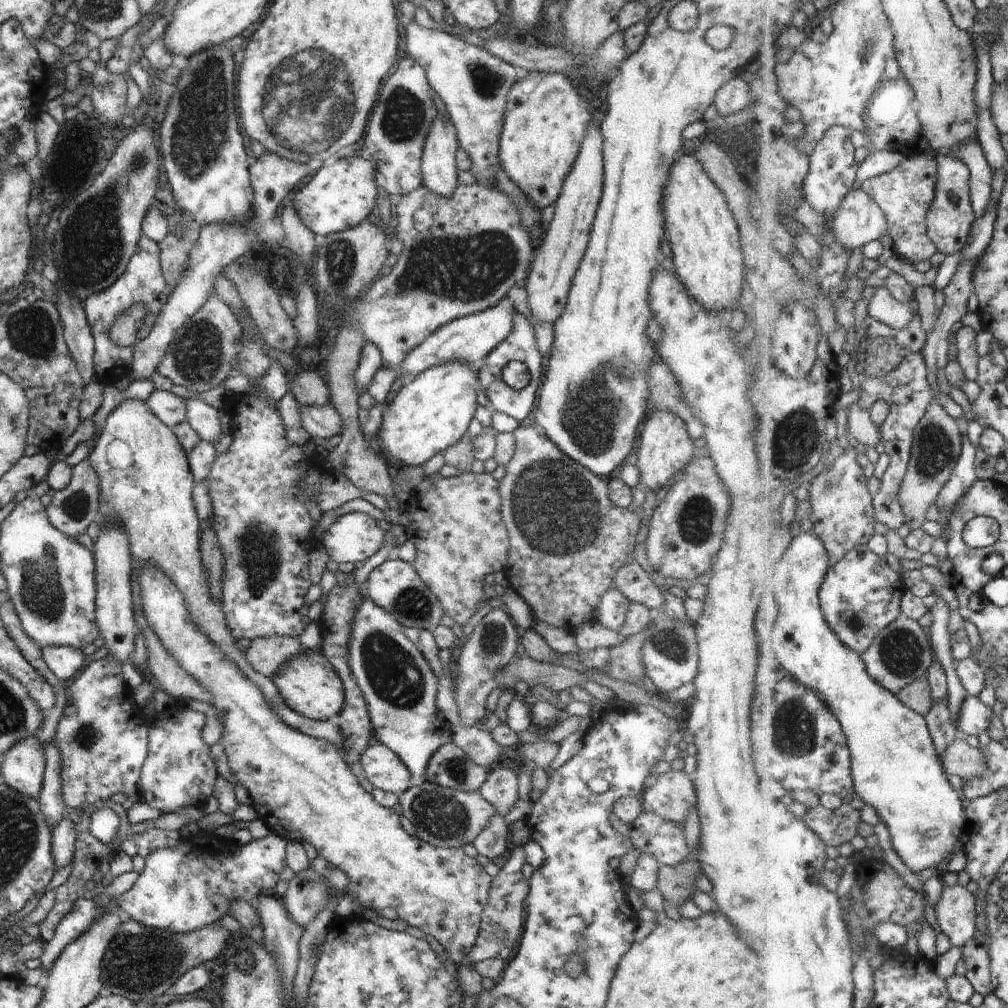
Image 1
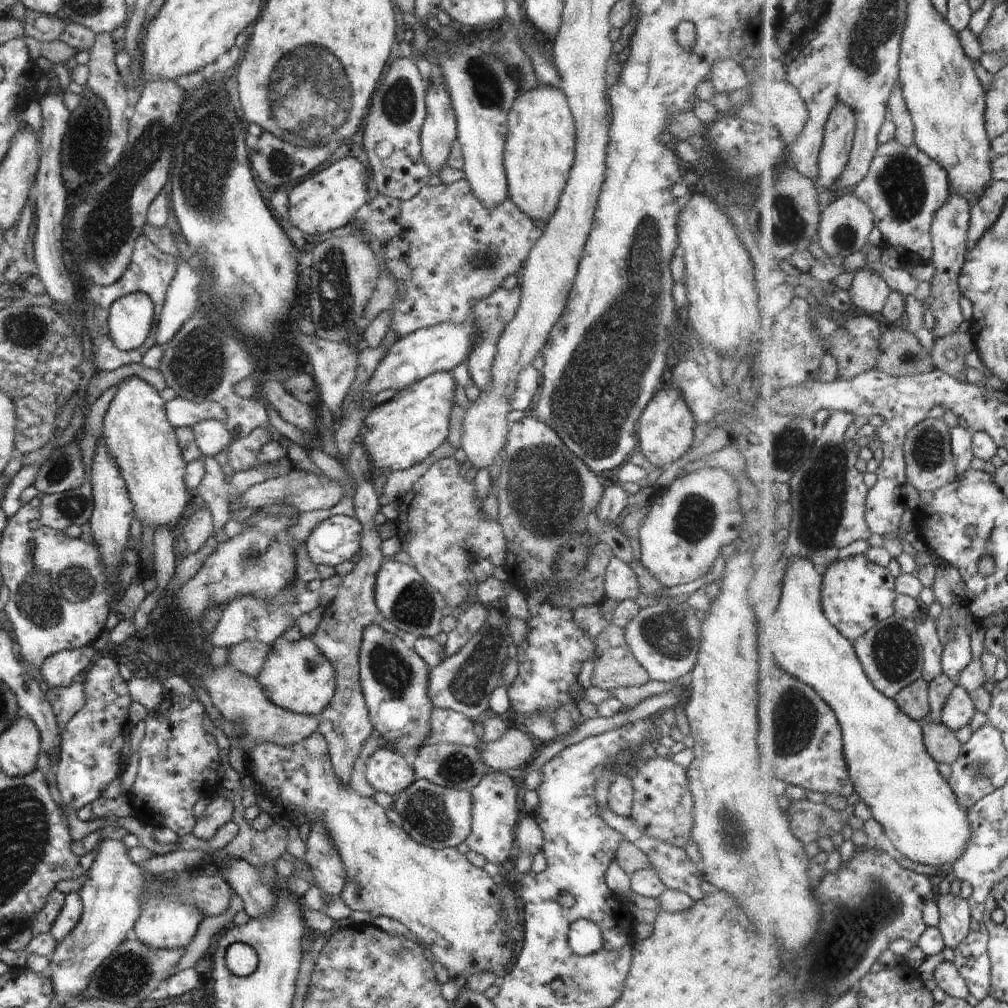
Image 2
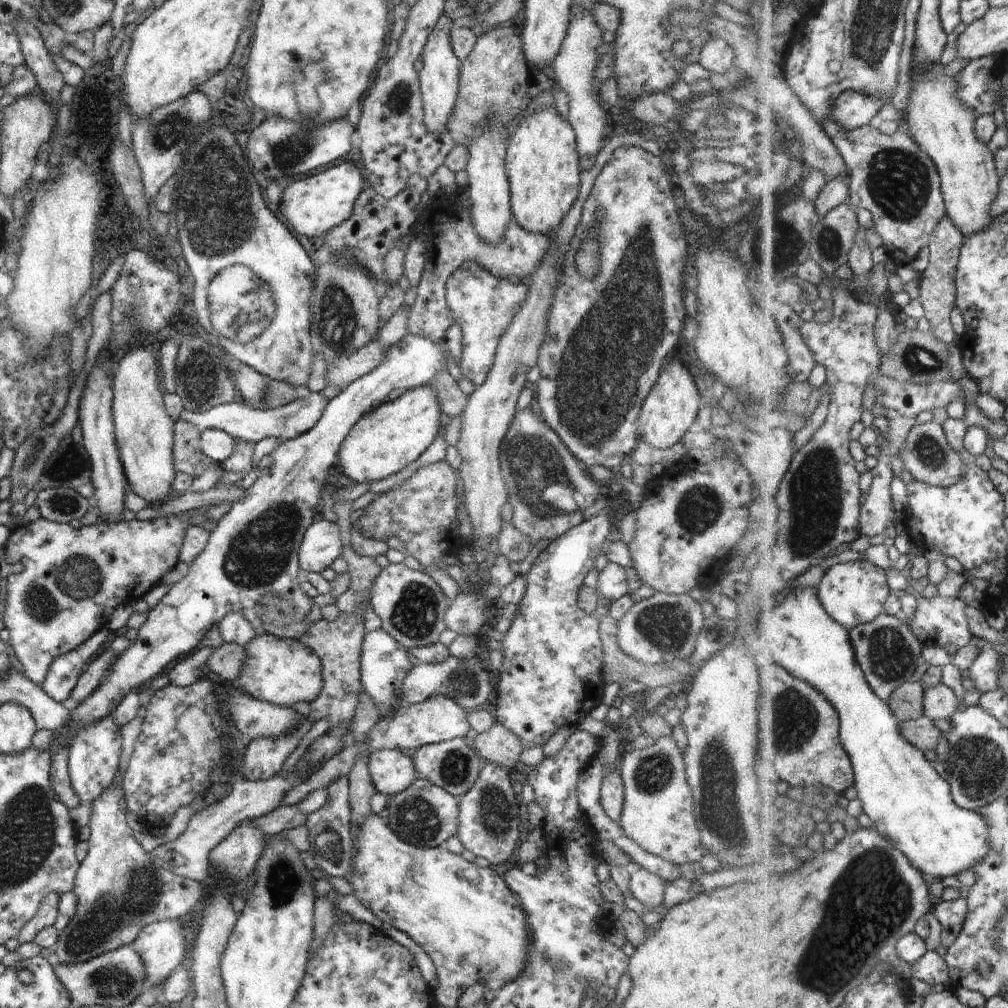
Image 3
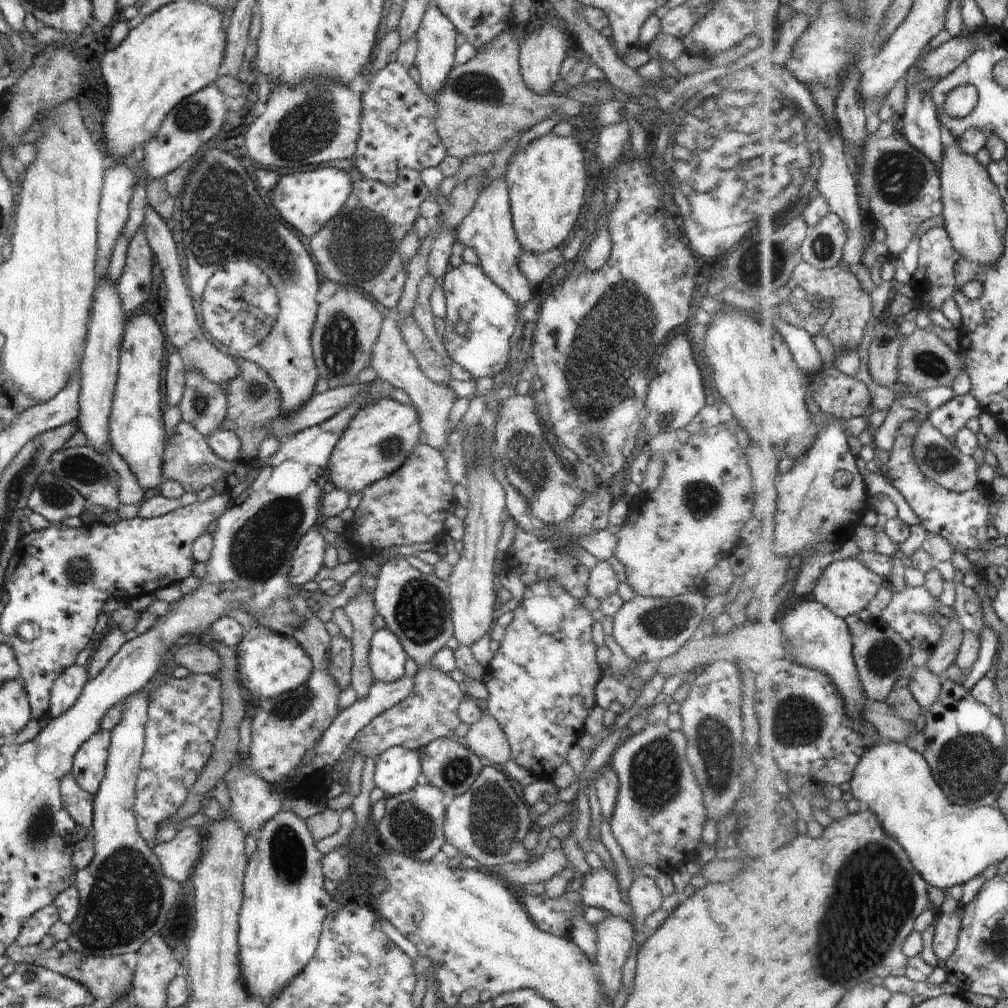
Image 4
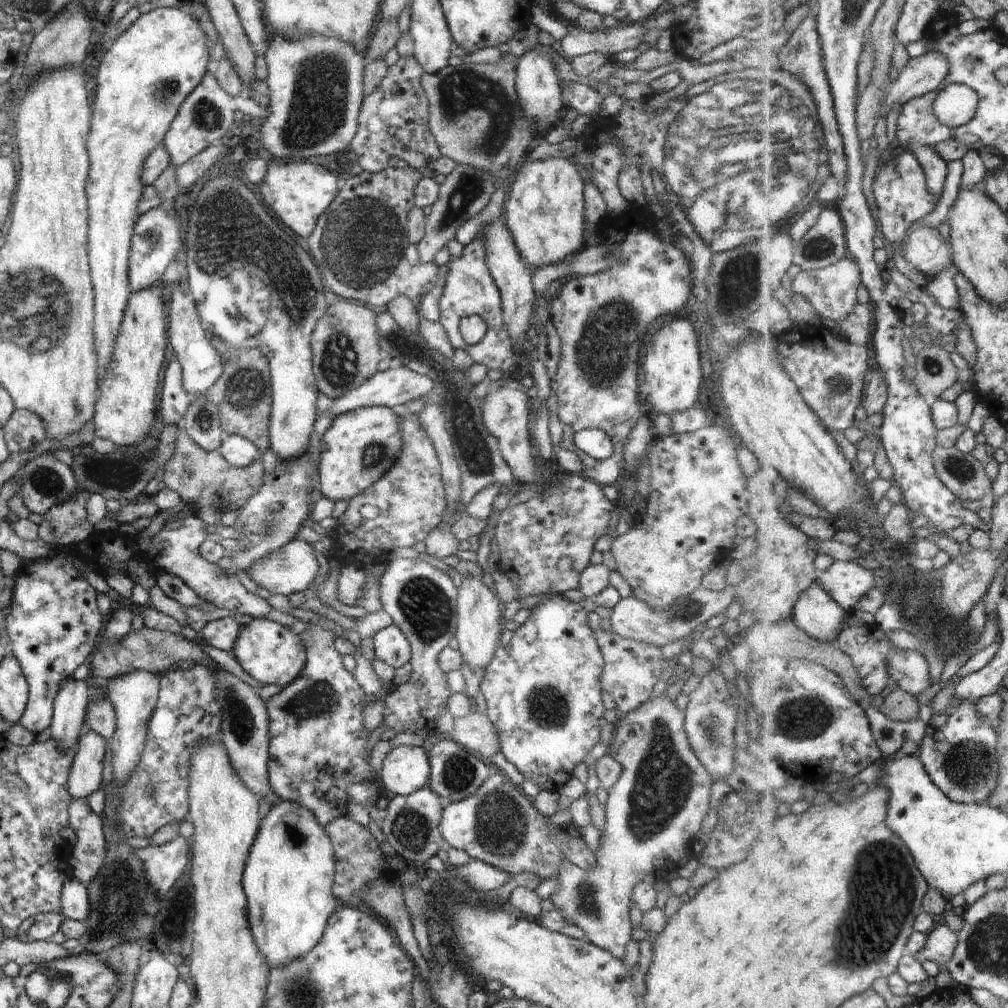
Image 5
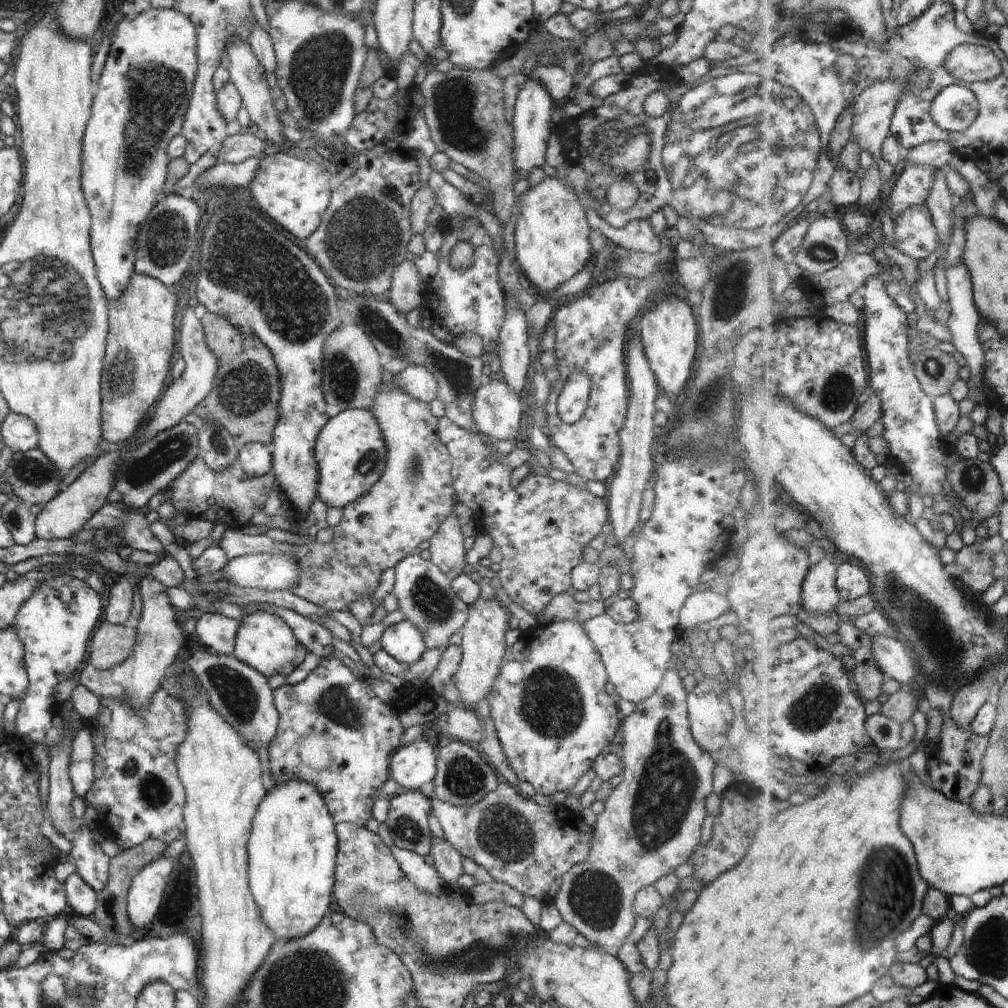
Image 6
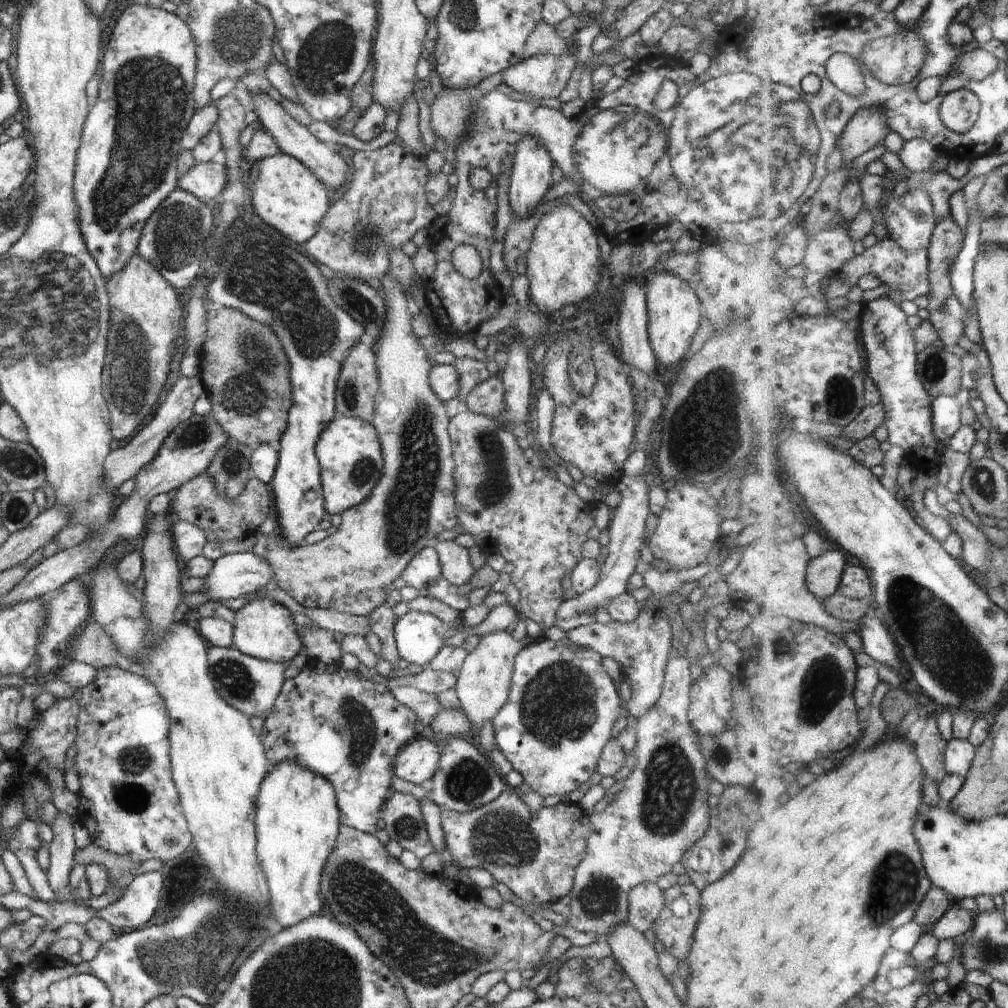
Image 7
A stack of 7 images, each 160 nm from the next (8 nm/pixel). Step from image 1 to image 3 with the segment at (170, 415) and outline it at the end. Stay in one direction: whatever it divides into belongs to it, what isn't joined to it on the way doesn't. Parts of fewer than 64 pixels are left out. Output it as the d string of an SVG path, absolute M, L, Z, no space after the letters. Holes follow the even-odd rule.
M319 392L310 393L308 397L298 397L292 402L275 409L255 409L250 404L238 399L231 403L212 407L209 411L203 413L193 413L184 409L178 420L192 423L200 431L220 429L227 432L236 444L250 443L255 445L266 438L274 437L285 441L308 432L308 429L311 429L322 418L328 401L322 392Z

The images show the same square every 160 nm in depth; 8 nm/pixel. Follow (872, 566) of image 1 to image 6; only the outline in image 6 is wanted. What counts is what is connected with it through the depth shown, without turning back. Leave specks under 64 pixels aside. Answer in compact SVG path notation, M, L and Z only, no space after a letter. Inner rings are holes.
M842 564L838 568L838 588L843 601L852 601L874 593L870 576L856 564Z

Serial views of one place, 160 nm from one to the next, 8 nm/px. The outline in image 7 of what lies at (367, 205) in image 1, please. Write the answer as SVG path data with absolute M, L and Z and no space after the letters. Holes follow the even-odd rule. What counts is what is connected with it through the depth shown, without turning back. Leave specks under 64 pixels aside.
M282 152L250 162L247 168L248 175L245 180L248 182L254 214L296 244L310 240L319 229L320 221L330 206L324 183L299 160Z

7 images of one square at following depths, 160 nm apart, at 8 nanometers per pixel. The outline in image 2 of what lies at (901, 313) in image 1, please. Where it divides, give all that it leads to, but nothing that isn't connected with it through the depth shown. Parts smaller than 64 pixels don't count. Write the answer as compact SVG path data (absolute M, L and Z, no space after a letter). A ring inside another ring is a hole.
M864 267L856 272L848 290L854 307L869 315L880 312L883 314L892 291L888 281L878 271L873 272L870 267Z

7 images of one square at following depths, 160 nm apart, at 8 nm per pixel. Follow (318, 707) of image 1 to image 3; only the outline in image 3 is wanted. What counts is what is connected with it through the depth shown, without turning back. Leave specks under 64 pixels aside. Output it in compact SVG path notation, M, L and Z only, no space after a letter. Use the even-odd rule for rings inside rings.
M268 633L246 643L245 660L238 677L239 686L256 700L280 707L312 702L323 687L320 659L301 640L283 639Z

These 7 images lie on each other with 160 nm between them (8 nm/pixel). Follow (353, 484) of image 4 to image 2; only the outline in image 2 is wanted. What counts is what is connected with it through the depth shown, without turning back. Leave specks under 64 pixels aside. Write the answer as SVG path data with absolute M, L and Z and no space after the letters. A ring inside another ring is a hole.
M435 372L412 386L398 391L397 394L379 405L374 404L368 409L366 416L363 416L362 426L359 430L358 441L362 442L370 462L372 471L378 473L396 472L406 470L424 460L433 450L447 440L450 430L449 414L454 406L454 395L456 386L454 377L449 372Z

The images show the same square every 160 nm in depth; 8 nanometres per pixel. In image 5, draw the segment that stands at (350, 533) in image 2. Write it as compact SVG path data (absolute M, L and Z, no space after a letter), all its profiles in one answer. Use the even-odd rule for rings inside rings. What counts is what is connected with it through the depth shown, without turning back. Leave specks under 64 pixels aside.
M294 539L288 541L281 549L276 549L265 558L257 560L245 571L260 588L266 588L271 595L288 596L306 590L319 574L319 567L308 543Z

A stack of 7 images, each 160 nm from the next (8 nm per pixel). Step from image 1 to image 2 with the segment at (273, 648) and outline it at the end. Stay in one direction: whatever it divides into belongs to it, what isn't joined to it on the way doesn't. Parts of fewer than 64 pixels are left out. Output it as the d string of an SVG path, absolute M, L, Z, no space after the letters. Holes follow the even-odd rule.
M242 641L228 649L227 664L242 674L258 676L264 664L265 654L272 644L267 645L260 641Z

